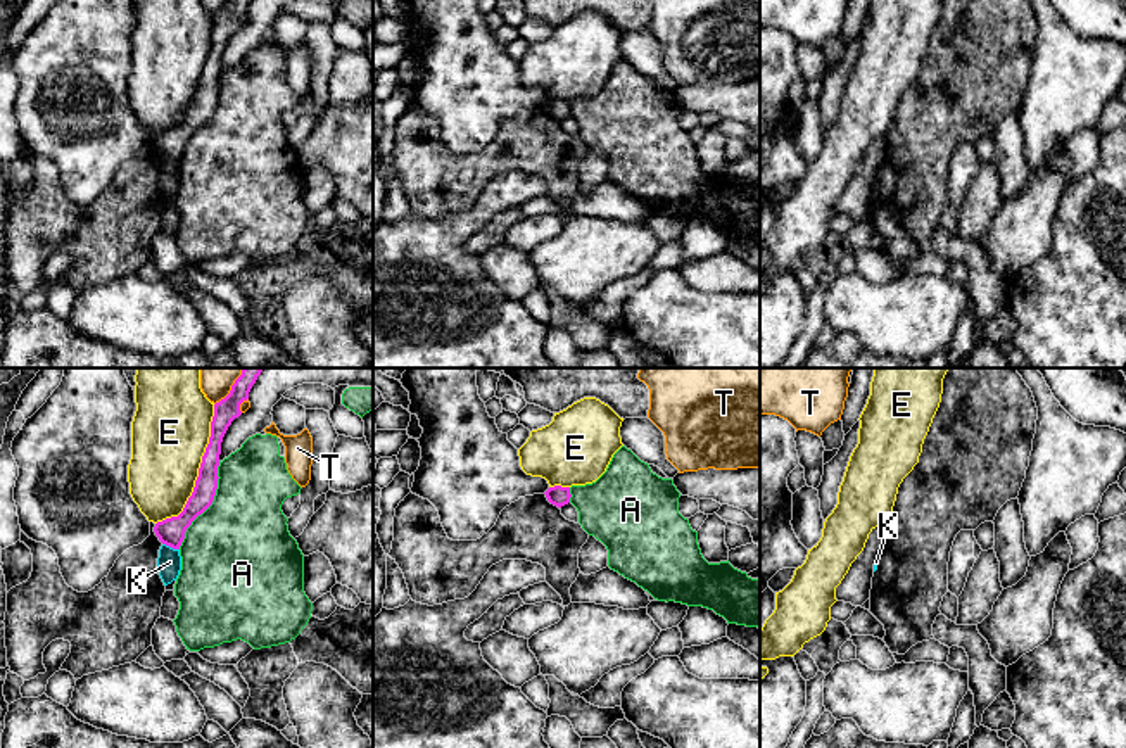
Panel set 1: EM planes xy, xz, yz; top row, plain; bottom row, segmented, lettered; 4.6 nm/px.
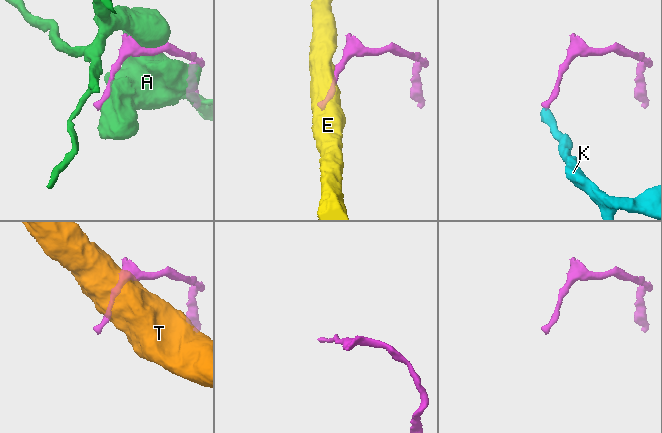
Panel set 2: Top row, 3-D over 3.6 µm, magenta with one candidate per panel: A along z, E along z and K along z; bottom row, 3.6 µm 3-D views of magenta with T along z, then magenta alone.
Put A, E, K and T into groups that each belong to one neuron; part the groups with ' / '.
A / E / K / T

